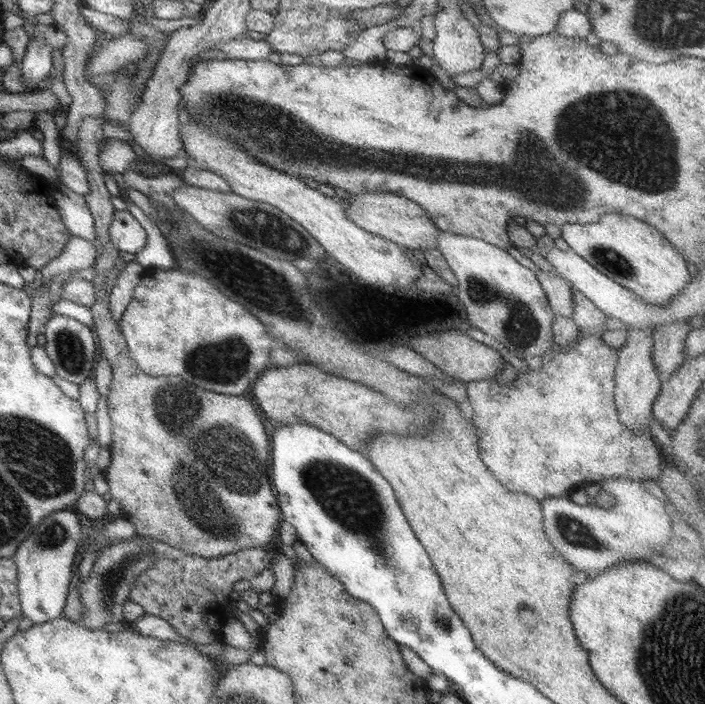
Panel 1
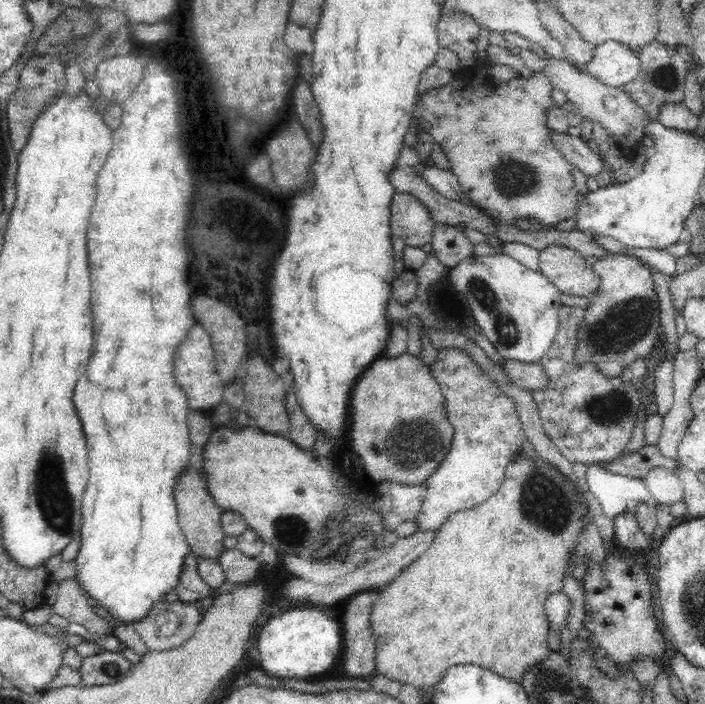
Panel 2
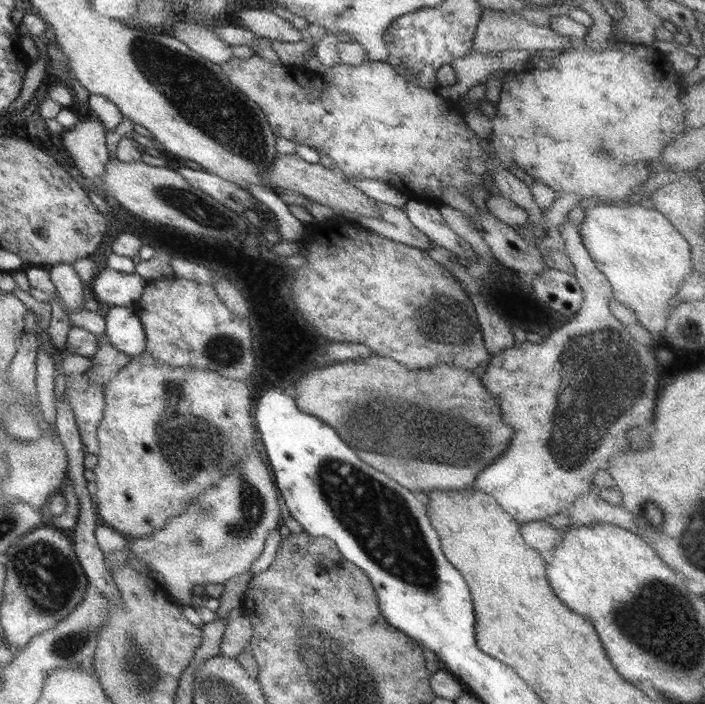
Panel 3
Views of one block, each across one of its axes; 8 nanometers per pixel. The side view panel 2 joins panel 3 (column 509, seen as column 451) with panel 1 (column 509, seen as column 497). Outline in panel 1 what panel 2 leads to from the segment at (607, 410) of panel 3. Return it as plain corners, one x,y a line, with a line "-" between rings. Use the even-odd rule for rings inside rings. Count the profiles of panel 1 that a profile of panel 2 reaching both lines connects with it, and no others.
608,318
608,321
602,325
602,327
596,327
592,331
582,332
578,340
572,344
572,346
562,349
555,349
550,355
552,360
548,363
543,363
542,374
540,369
529,369
524,373
517,373
517,378
509,386
501,386
497,384
495,379
472,381
466,383
467,397
472,406
473,416
470,416
476,430
478,430
478,448
480,452
480,458
482,462
488,466
488,470
496,478
498,478
499,484
502,484
506,490
510,492
522,492
528,494
542,502
546,498
566,497
566,494
571,493
574,489
583,488
585,485
594,484
598,480
614,480
614,478
626,478
626,480
642,480
642,479
655,479
660,475
661,465
665,462
665,459
660,455
660,449
658,449
657,443
653,436
646,431
638,431
638,433
632,433
626,425
622,425
620,421
620,415
618,415
618,409
615,405
615,370
618,360
618,351
606,345
606,341
602,339
602,334
606,330
612,330
612,328
622,328
624,324
620,319

